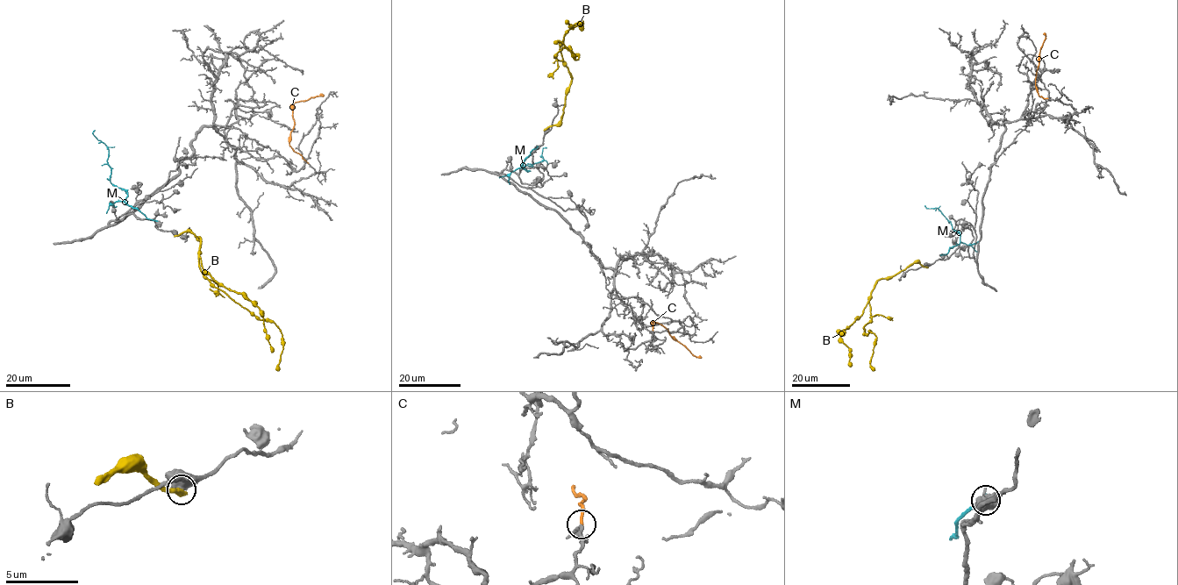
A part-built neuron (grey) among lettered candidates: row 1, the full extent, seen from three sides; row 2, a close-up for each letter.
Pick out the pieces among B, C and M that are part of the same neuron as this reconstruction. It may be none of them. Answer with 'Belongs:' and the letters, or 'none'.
Belongs: none

